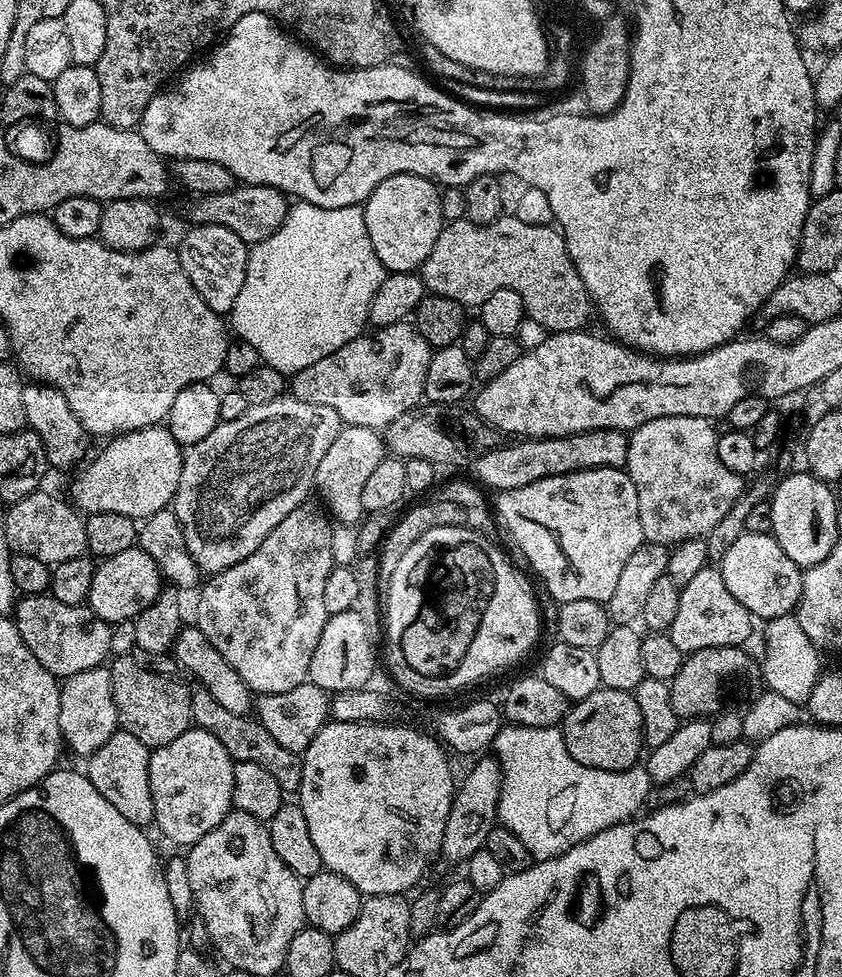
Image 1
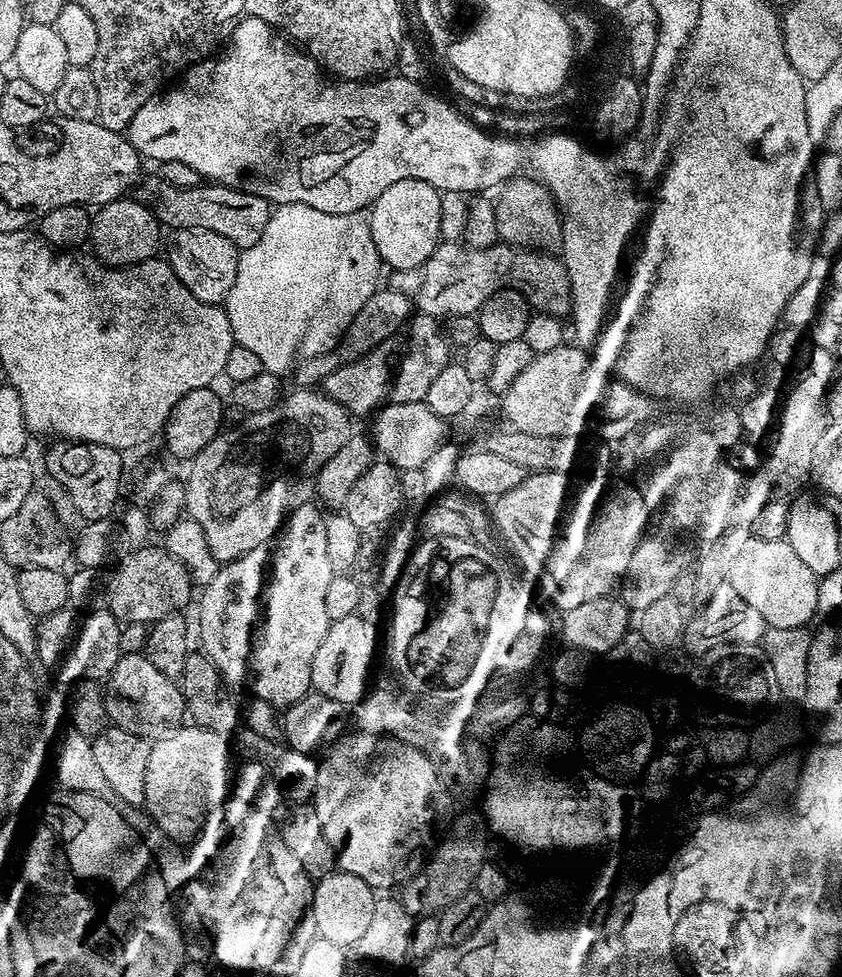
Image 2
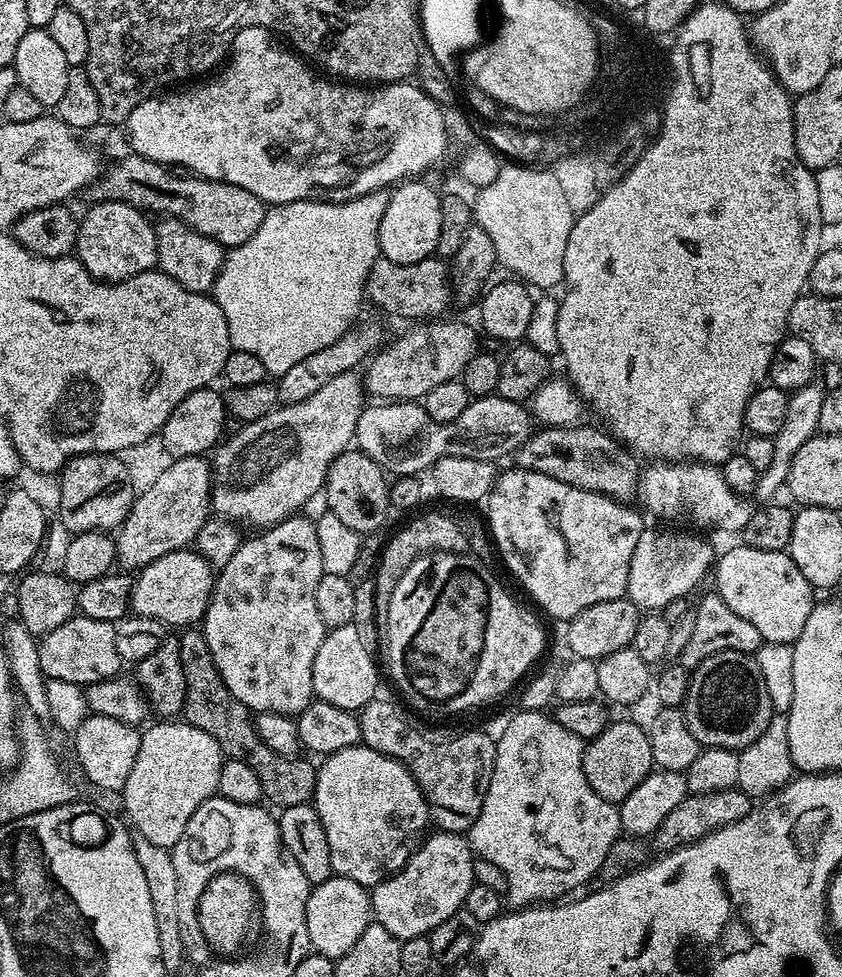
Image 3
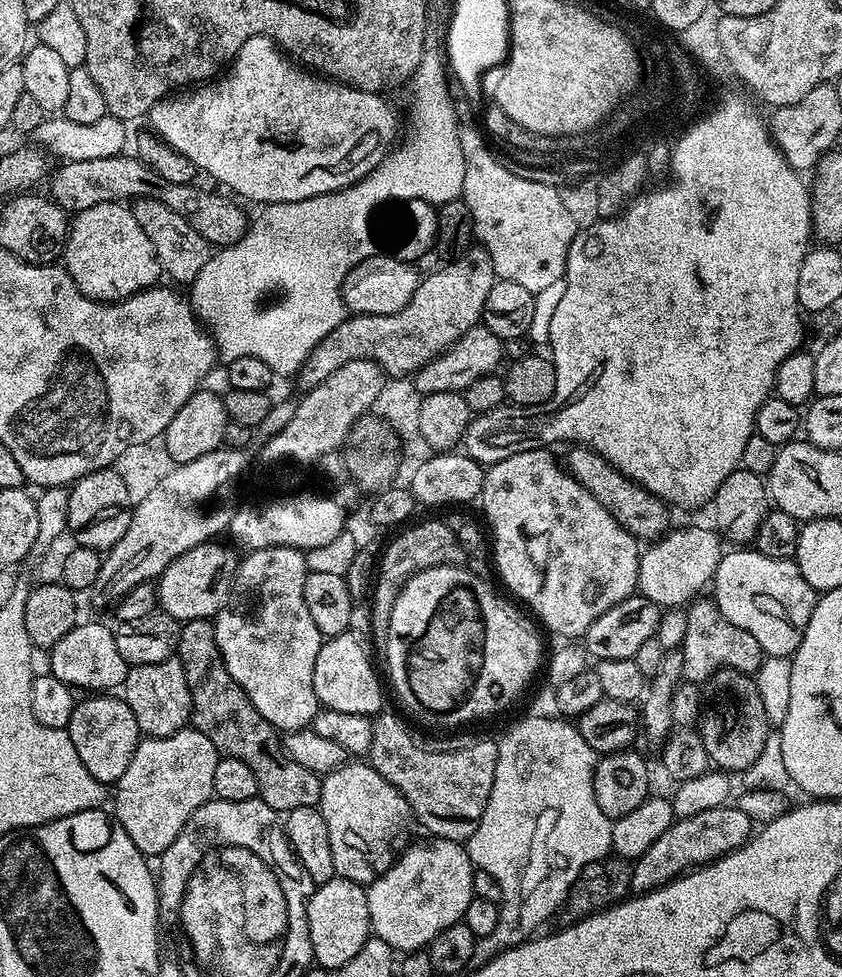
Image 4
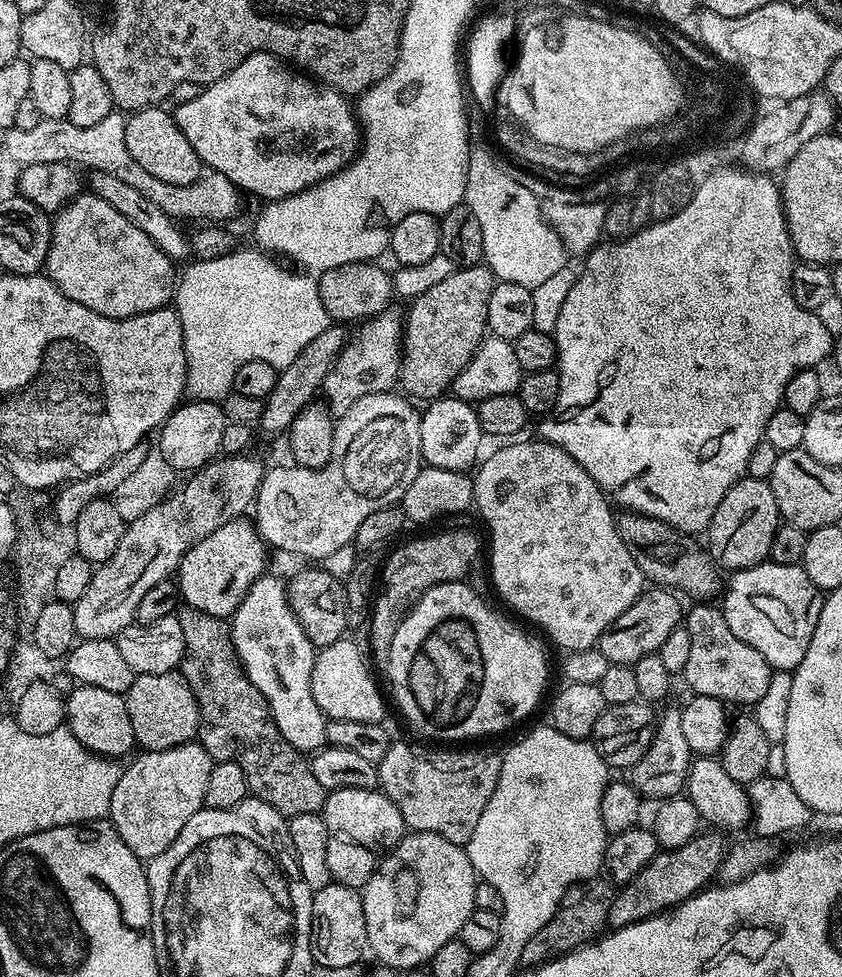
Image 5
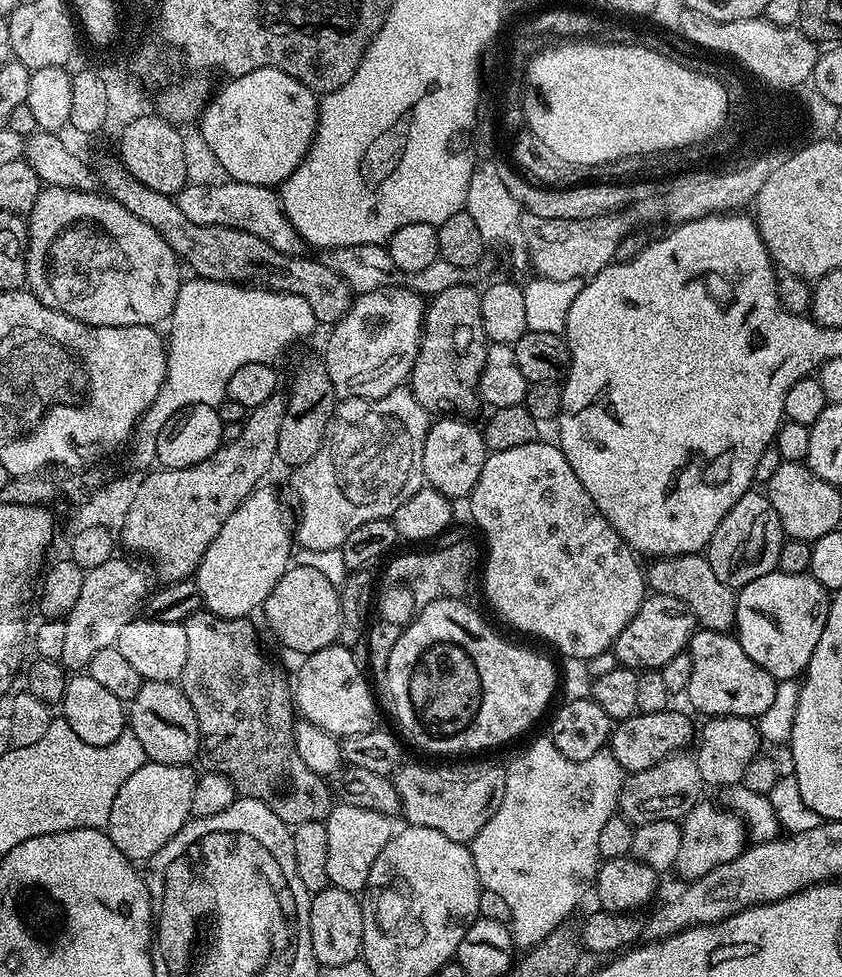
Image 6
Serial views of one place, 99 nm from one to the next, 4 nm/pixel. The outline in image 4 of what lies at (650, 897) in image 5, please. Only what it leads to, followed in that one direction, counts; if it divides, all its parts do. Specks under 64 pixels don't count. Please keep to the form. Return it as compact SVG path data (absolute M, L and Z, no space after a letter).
M738 806L702 810L702 814L673 819L666 834L662 834L662 838L658 838L658 842L654 842L654 846L650 846L650 850L646 850L646 854L642 854L635 861L631 891L636 894L652 892L694 868L711 864L713 860L719 860L720 857L741 848L753 832L753 820Z

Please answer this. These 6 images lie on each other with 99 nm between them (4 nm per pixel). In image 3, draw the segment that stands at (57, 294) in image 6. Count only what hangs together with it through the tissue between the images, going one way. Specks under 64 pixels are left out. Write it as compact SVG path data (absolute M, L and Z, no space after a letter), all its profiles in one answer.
M109 200L93 203L89 208L92 209L85 216L79 217L80 229L74 256L94 279L116 284L157 267L156 229L145 213L129 204Z

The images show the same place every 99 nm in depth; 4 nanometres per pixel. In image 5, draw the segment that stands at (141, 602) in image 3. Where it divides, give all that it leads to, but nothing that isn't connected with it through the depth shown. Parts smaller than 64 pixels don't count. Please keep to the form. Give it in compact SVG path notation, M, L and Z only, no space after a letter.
M241 518L219 526L206 538L198 541L180 560L178 587L181 601L189 608L197 608L211 616L231 617L242 602L246 590L260 576L265 575L264 563L269 549L256 532L251 519Z

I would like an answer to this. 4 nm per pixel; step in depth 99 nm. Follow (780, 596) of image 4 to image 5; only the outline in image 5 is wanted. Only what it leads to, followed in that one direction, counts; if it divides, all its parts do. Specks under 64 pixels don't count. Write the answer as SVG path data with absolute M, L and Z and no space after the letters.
M765 562L733 571L722 592L722 611L726 626L746 646L754 646L773 670L792 672L806 658L806 646L814 638L818 614L824 605L821 589L810 582L800 564L776 565Z

